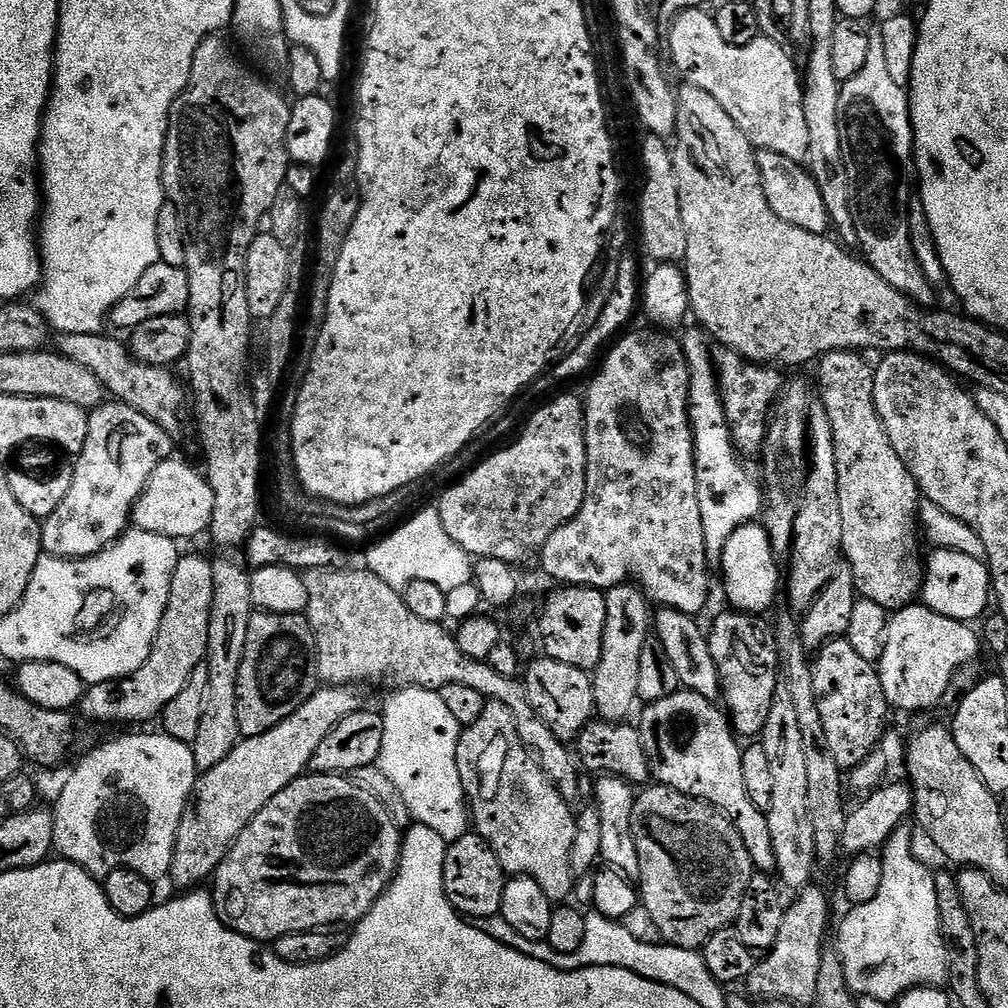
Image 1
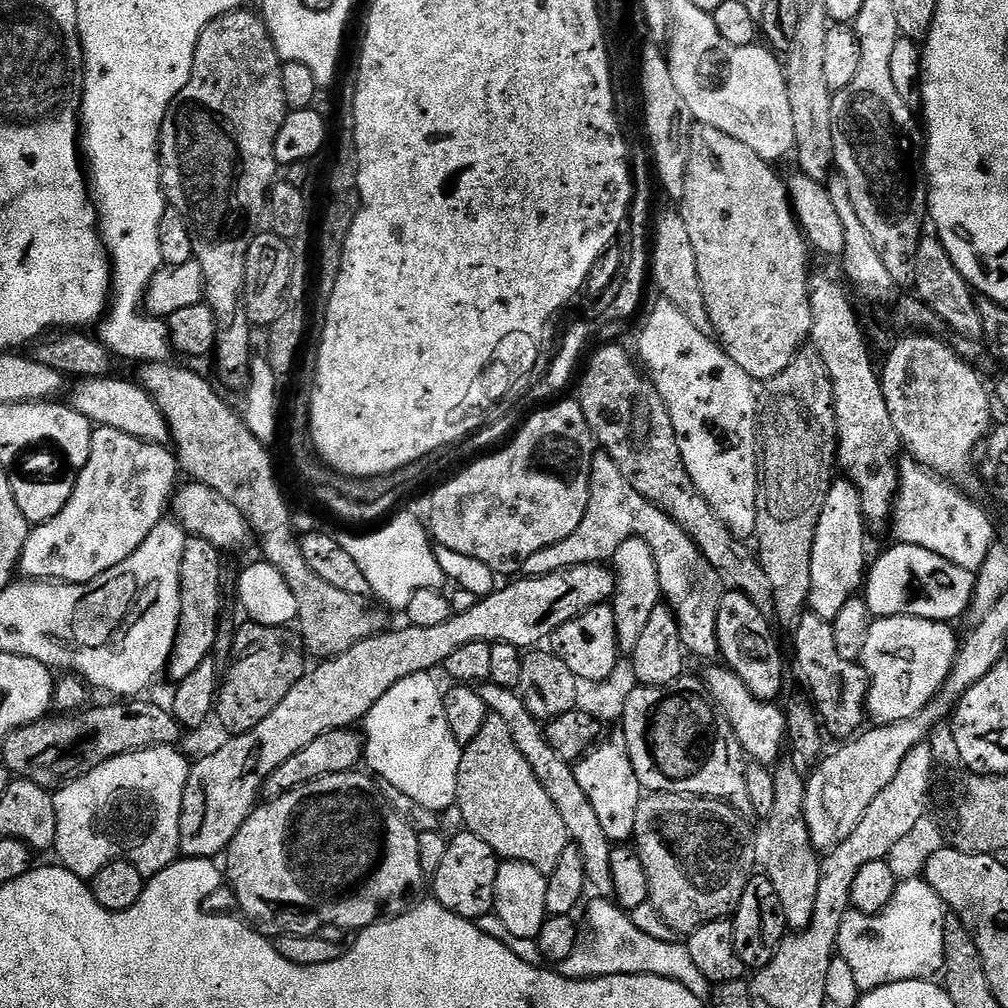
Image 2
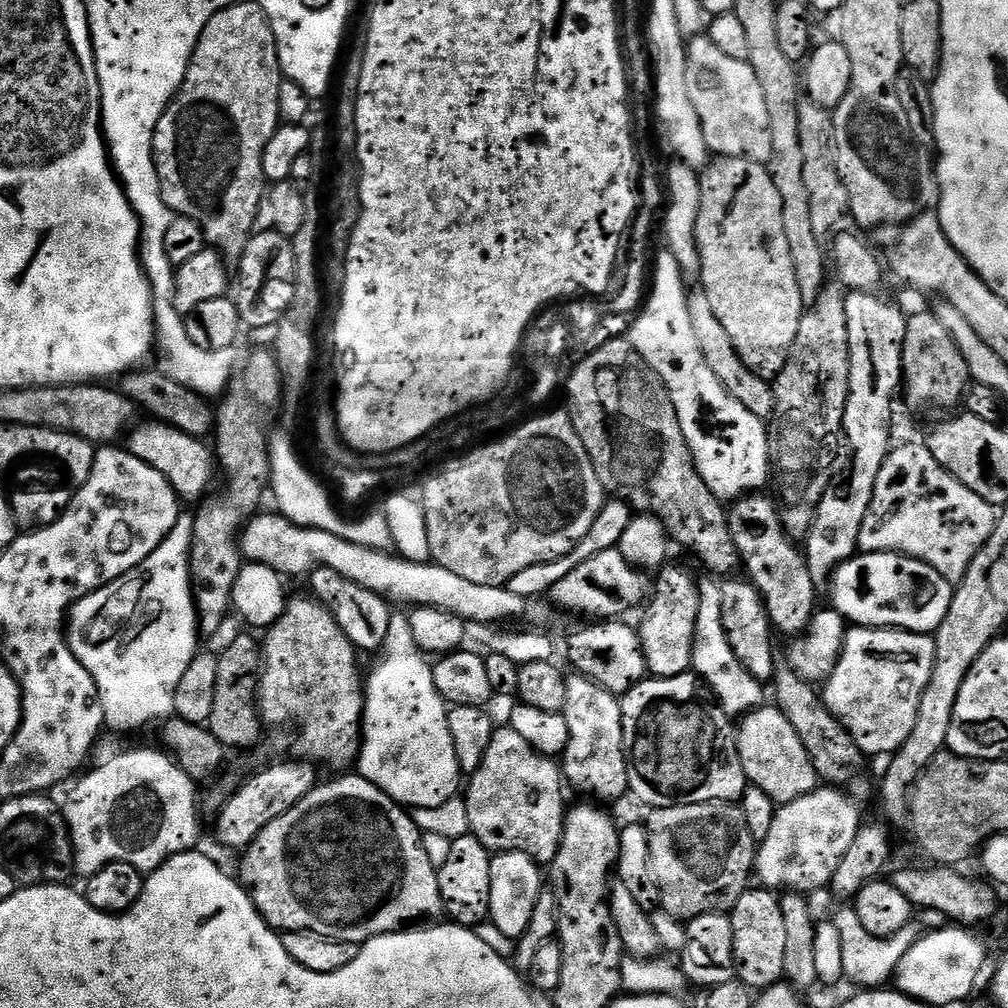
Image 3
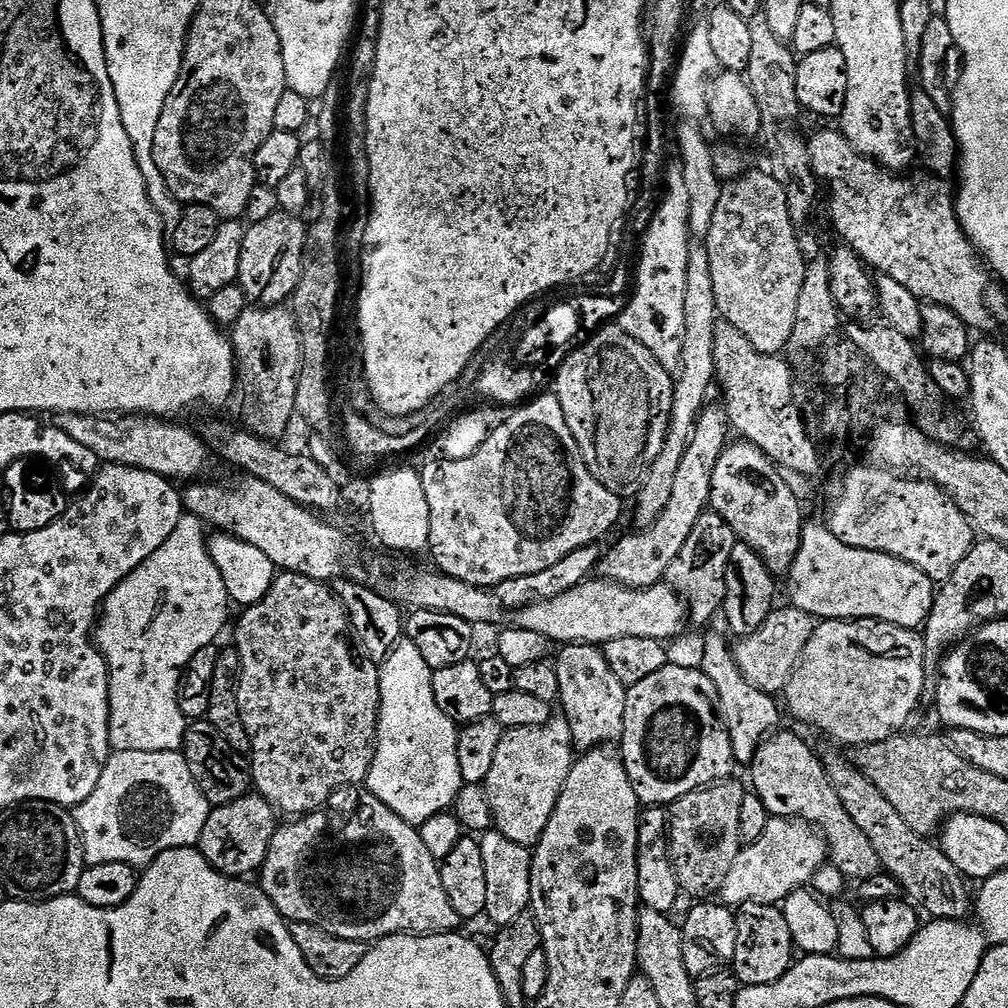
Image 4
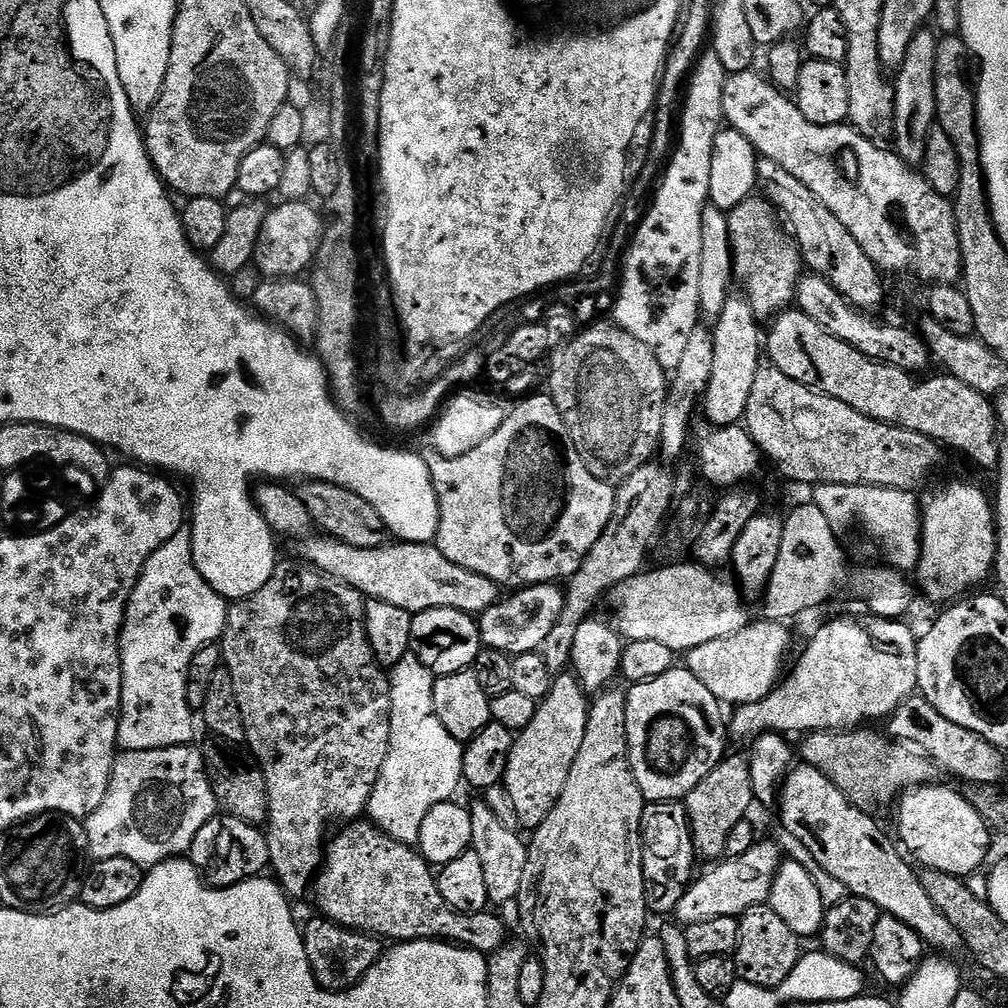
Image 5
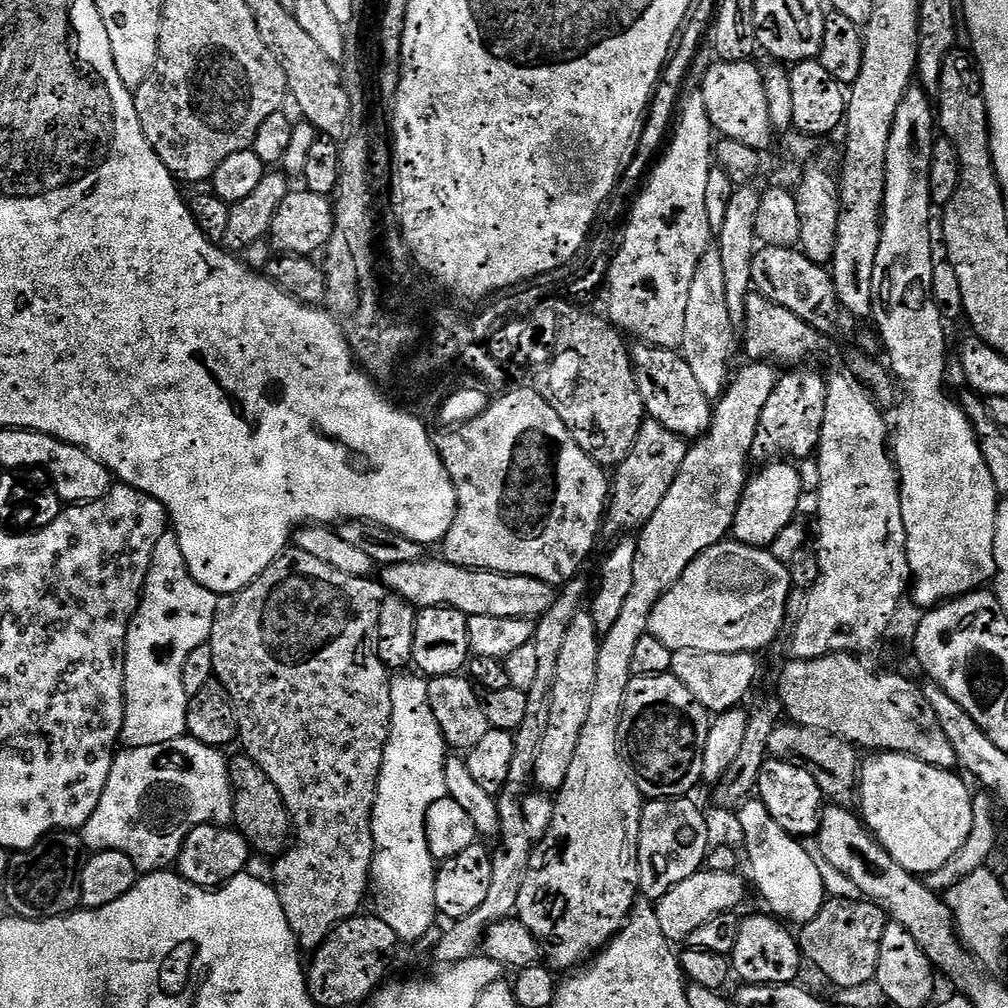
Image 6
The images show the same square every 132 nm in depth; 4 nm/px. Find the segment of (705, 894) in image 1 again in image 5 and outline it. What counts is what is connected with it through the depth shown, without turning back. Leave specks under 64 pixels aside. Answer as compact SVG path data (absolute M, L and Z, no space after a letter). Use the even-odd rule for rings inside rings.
M725 755L720 764L714 766L714 770L710 770L710 774L706 774L706 778L702 778L702 782L698 782L698 786L694 786L694 790L690 790L690 794L686 797L686 807L688 809L688 824L692 827L692 841L696 847L697 857L701 861L719 861L726 850L726 838L730 838L734 826L738 826L738 822L745 820L749 815L748 811L754 808L752 787L750 786L750 762L747 755Z

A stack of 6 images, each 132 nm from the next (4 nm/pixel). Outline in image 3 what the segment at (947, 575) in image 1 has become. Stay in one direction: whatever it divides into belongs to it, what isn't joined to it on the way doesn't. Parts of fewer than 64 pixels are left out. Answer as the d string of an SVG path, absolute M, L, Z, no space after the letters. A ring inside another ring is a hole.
M897 551L856 554L836 568L830 577L831 607L845 621L861 628L899 628L910 632L935 633L946 618L953 585L924 560Z

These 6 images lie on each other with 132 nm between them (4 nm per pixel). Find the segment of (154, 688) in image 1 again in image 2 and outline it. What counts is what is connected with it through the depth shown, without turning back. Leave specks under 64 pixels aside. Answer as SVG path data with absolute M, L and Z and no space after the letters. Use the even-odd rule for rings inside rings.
M188 536L184 542L182 566L180 567L180 625L176 631L176 644L172 647L172 656L168 659L166 676L172 682L186 678L201 662L206 662L213 655L216 647L216 635L220 633L222 617L220 611L224 608L224 560L221 549L216 548L201 536Z

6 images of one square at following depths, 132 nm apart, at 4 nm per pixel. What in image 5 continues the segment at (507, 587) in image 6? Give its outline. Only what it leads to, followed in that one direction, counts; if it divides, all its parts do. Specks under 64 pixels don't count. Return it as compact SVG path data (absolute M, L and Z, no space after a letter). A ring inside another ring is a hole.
M312 534L301 539L299 544L298 556L303 563L311 564L319 572L325 572L338 582L349 584L368 600L390 602L390 606L398 606L398 610L406 610L413 614L431 608L453 608L469 614L479 614L494 606L502 596L499 584L495 584L490 578L482 578L482 574L474 574L462 566L454 566L454 562L450 562L450 558L446 558L446 554L442 554L442 550L438 550L432 542L426 544L389 542L380 548L363 548L352 546L327 534Z

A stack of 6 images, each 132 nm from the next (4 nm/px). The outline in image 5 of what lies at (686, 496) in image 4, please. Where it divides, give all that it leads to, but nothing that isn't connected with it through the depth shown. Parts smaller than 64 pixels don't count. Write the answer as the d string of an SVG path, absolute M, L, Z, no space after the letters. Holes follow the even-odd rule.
M730 294L726 298L726 306L722 306L722 314L715 324L716 328L711 329L714 367L702 397L702 410L704 406L704 416L709 425L729 428L743 421L750 402L750 390L754 390L754 378L762 366L762 328L760 332L761 321L754 314L748 297L743 294Z

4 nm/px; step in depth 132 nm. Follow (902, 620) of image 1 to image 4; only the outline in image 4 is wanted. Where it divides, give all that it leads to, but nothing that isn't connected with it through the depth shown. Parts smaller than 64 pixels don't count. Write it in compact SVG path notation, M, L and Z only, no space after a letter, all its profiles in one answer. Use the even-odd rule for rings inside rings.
M826 620L817 623L814 634L802 654L800 664L793 670L792 676L788 679L788 685L784 687L782 693L783 703L786 705L786 712L796 720L801 720L804 724L813 724L820 732L825 732L832 739L840 744L852 744L851 746L863 746L882 742L886 738L903 733L908 724L908 719L912 716L912 711L920 704L920 695L924 692L924 642L919 631L911 628L900 628L897 624L887 624L881 620Z

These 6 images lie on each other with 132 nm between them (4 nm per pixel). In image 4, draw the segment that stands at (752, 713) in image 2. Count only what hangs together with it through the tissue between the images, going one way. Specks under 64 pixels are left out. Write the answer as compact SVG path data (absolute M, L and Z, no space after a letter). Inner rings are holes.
M777 731L761 744L752 759L751 787L760 795L769 817L793 817L815 826L827 839L830 863L837 867L849 881L868 880L881 871L878 854L870 846L870 838L854 826L854 818L846 814L846 806L834 794L830 778L824 769L823 759L792 732Z

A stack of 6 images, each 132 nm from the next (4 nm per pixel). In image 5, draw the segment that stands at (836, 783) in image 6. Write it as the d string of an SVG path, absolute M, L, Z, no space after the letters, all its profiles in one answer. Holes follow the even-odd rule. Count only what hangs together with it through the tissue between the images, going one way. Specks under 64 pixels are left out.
M861 726L855 730L833 730L831 732L814 732L805 735L803 739L801 739L804 741L801 742L800 748L798 744L799 759L803 761L803 763L814 766L814 770L822 770L822 774L826 774L826 778L830 778L830 782L834 782L834 786L838 786L838 790L842 790L842 794L846 794L846 798L855 806L855 808L869 814L880 814L880 811L882 811L883 808L890 807L889 809L891 809L893 805L897 803L898 797L907 792L908 789L918 788L921 784L931 784L937 779L936 775L938 775L938 769L936 765L933 764L923 752L913 748L912 745L907 742L897 742L893 740L891 736L885 734L883 731L880 731L881 733L868 731L872 730Z

